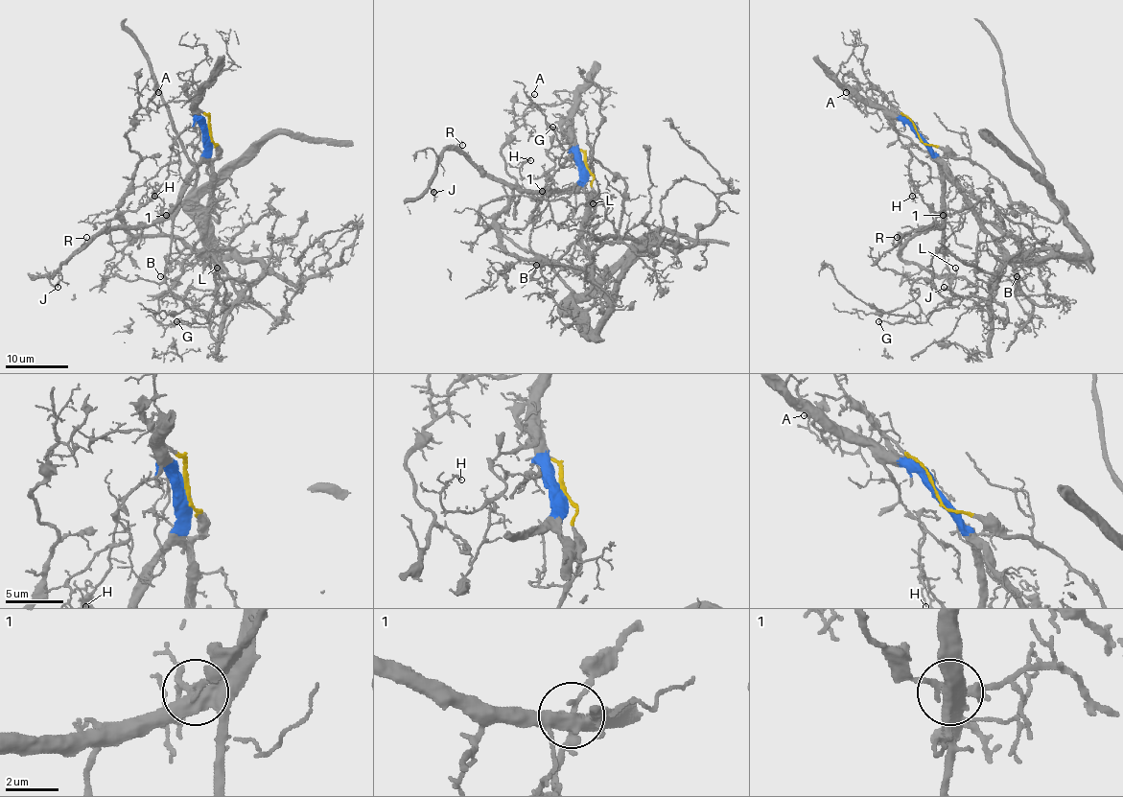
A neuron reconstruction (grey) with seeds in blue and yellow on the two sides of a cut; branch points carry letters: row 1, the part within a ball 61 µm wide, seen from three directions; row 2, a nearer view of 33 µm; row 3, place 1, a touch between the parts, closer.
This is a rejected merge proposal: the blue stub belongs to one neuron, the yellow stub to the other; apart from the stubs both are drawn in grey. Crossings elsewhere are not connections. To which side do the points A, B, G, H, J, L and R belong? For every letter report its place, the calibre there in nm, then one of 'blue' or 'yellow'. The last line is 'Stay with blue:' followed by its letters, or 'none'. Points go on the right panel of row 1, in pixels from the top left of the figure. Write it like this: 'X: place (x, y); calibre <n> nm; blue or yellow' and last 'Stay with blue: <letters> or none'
A: place (846, 92); calibre 100 nm; blue
B: place (1017, 276); calibre 260 nm; blue
G: place (878, 321); calibre 130 nm; blue
H: place (912, 196); calibre 110 nm; blue
J: place (944, 287); calibre 130 nm; blue
L: place (955, 268); calibre 90 nm; blue
R: place (897, 237); calibre 120 nm; blue
Stay with blue: A, B, G, H, J, L, R

